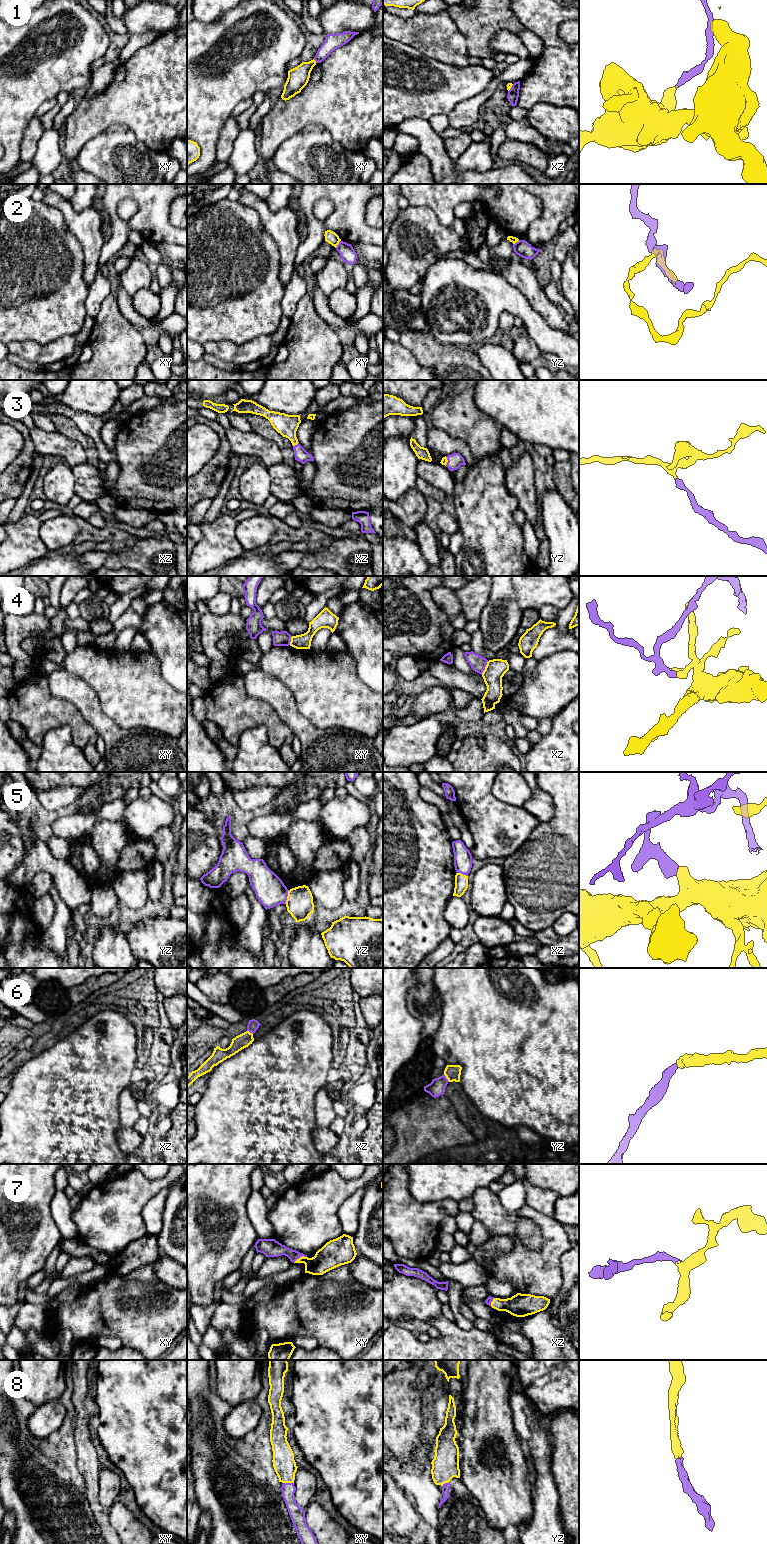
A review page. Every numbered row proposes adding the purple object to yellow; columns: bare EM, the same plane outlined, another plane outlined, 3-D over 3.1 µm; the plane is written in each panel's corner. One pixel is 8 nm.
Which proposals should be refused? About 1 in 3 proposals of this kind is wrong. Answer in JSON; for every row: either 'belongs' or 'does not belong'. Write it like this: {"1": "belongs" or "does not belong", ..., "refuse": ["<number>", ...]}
{"1": "does not belong", "2": "does not belong", "3": "belongs", "4": "does not belong", "5": "does not belong", "6": "belongs", "7": "belongs", "8": "belongs", "refuse": ["1", "2", "4", "5"]}

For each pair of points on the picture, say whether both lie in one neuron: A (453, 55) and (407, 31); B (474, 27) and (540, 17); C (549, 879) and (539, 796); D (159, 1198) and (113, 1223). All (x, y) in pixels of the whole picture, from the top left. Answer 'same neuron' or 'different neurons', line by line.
A: same neuron
B: different neurons
C: different neurons
D: different neurons

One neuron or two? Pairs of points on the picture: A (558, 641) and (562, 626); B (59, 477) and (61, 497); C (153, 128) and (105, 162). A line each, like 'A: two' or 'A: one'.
A: two
B: one
C: two

